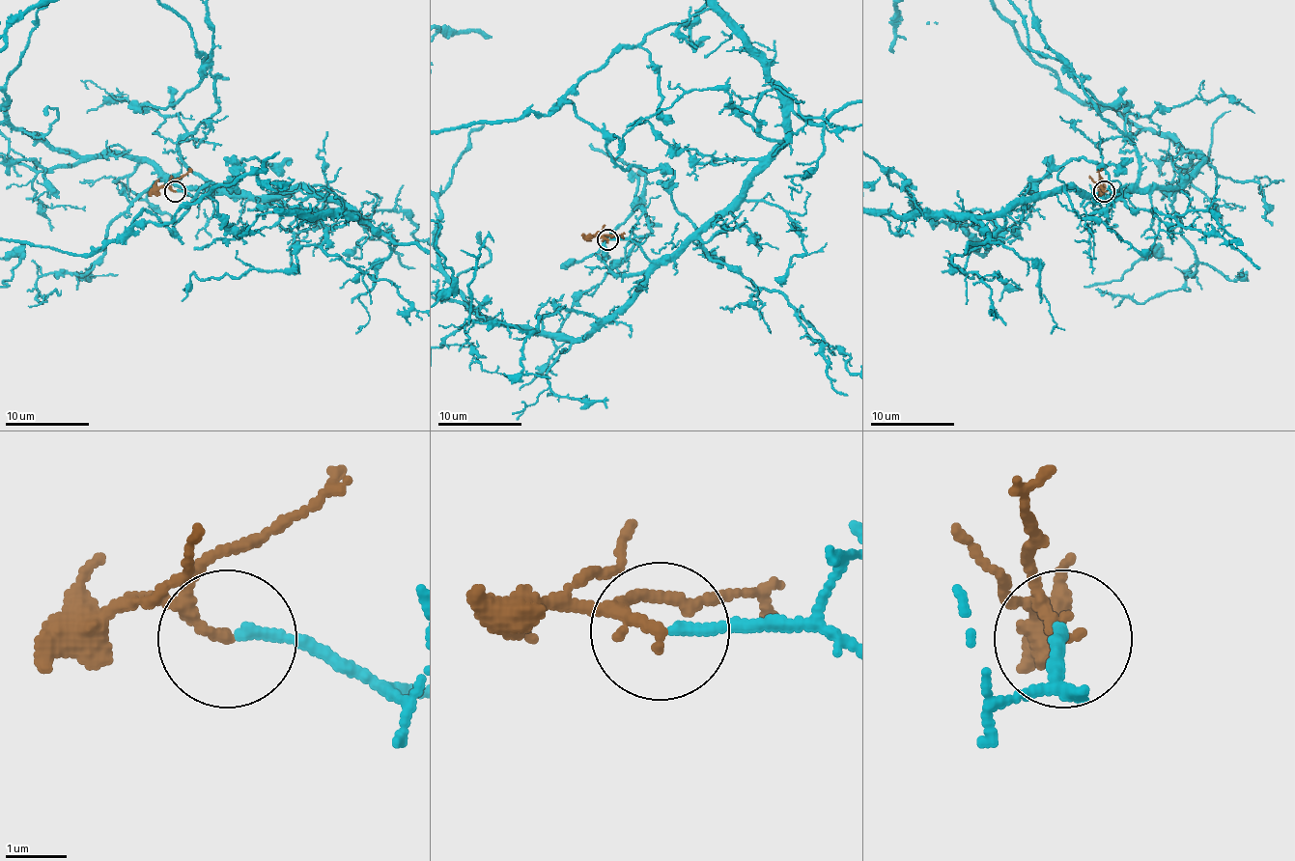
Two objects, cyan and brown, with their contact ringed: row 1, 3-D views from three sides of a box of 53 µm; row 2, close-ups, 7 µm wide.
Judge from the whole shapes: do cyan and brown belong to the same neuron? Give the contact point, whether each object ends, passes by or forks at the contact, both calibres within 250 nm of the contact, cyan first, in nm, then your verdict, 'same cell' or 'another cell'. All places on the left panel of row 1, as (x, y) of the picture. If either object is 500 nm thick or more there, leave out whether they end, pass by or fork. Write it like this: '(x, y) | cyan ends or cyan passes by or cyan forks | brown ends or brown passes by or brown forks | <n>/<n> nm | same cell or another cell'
(175, 191) | cyan ends | brown ends | 170/180 nm | same cell

